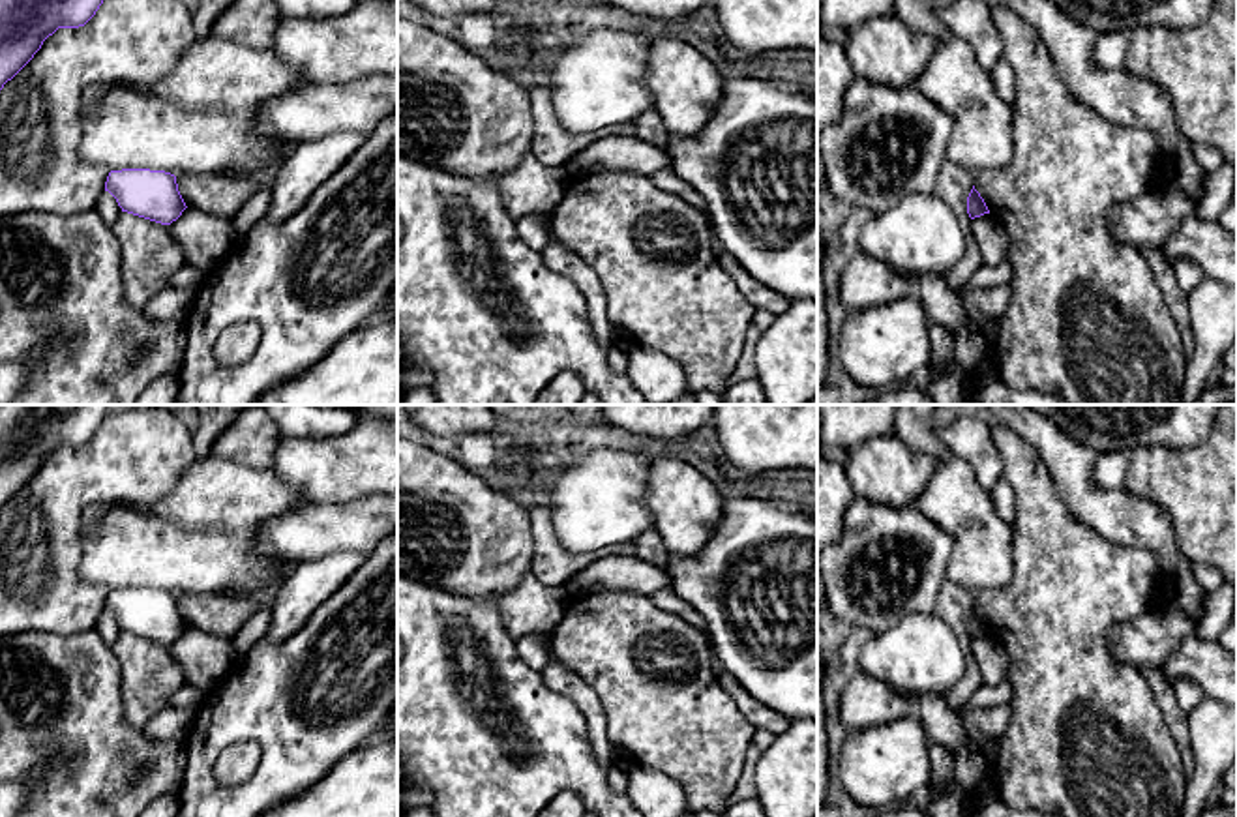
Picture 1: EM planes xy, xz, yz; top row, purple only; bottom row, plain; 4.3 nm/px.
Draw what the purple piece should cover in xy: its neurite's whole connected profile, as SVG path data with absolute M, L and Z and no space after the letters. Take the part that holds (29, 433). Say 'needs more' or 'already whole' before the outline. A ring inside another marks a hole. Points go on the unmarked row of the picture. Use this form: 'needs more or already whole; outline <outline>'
already whole; outline M0 405L0 510L58 448L84 446L112 405Z

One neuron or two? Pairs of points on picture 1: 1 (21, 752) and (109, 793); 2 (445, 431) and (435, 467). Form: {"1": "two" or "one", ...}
{"1": "one", "2": "two"}

